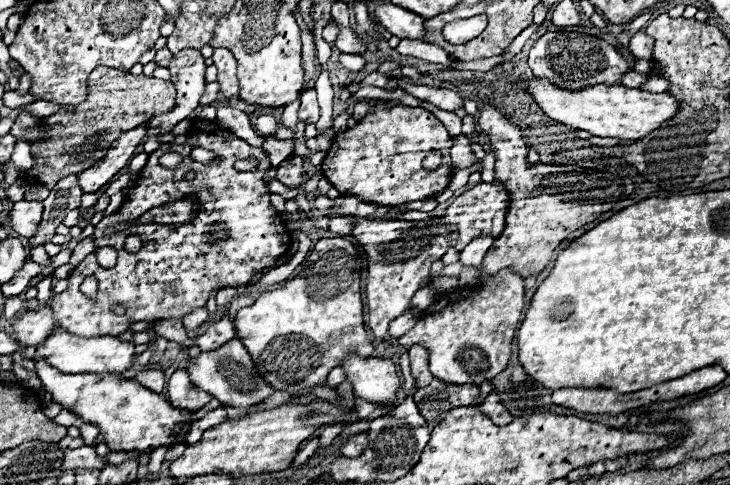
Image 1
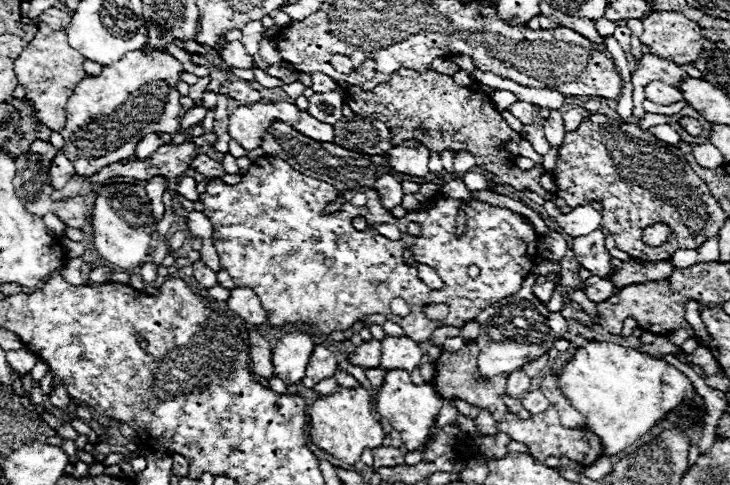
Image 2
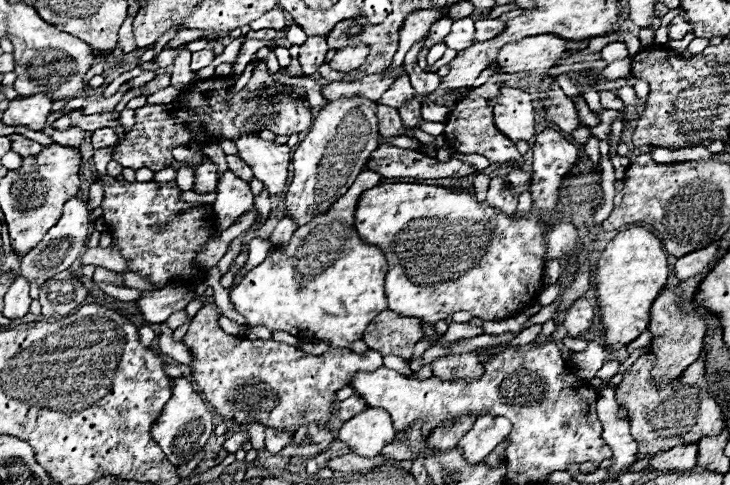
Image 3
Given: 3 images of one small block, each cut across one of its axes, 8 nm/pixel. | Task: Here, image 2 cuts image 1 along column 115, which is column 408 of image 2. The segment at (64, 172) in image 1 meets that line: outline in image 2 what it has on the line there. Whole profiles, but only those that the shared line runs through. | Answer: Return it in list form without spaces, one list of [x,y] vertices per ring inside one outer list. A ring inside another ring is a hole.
[[[400,68],[392,74],[390,82],[380,84],[374,92],[364,92],[358,86],[350,86],[346,92],[346,104],[358,116],[384,122],[392,134],[392,146],[414,138],[426,146],[430,154],[442,156],[444,150],[452,150],[454,156],[460,150],[470,152],[476,166],[496,174],[500,184],[514,186],[514,190],[536,192],[544,200],[553,201],[559,208],[566,205],[562,198],[548,194],[540,186],[540,176],[544,174],[542,166],[534,166],[526,172],[516,166],[522,136],[508,126],[508,122],[492,106],[490,98],[484,92],[472,92],[468,88],[456,86],[450,76],[438,74],[434,70],[416,72]]]

